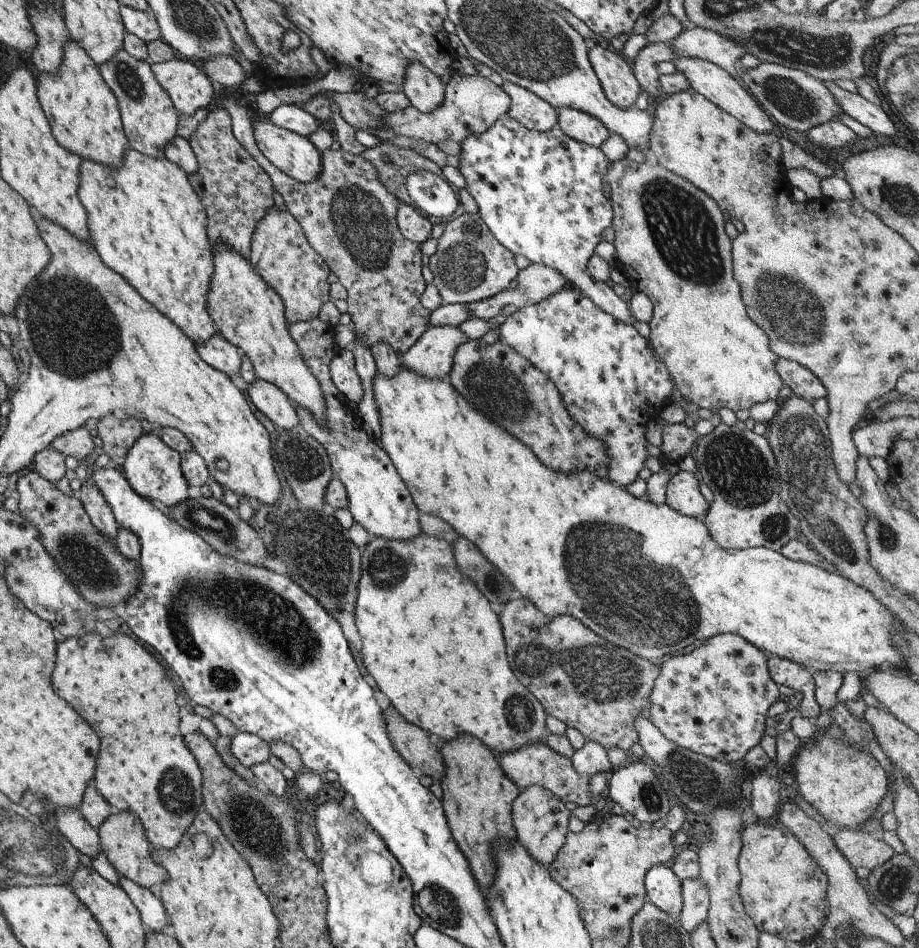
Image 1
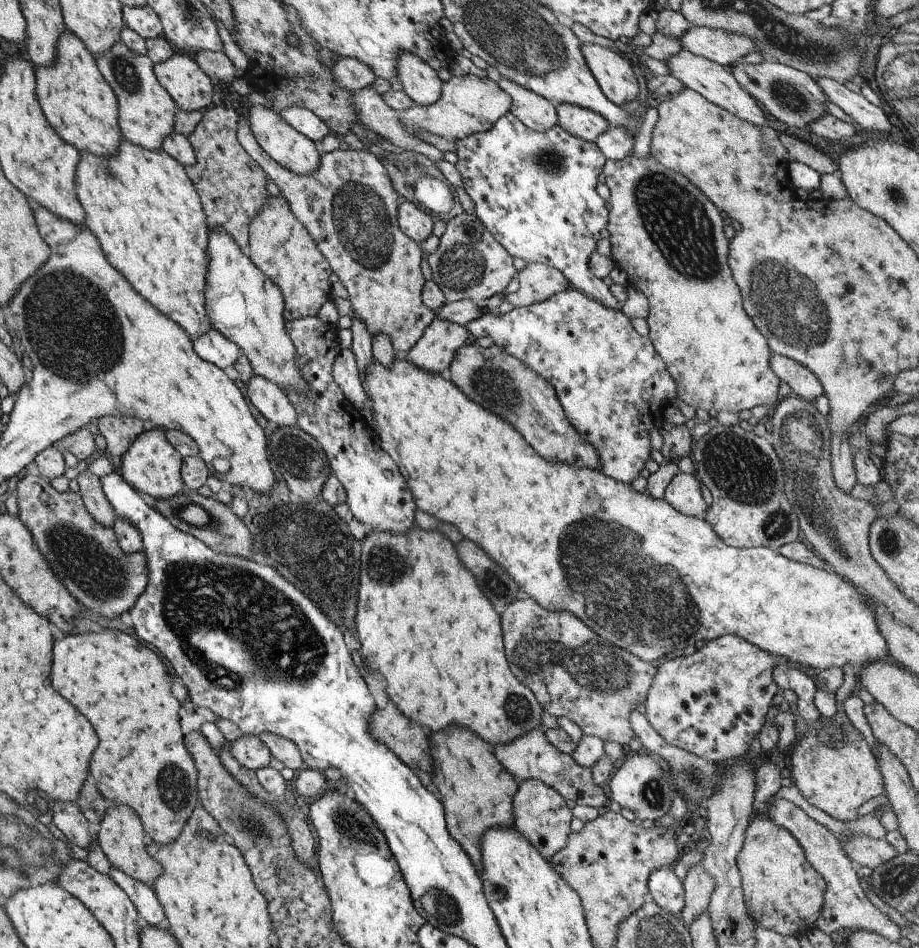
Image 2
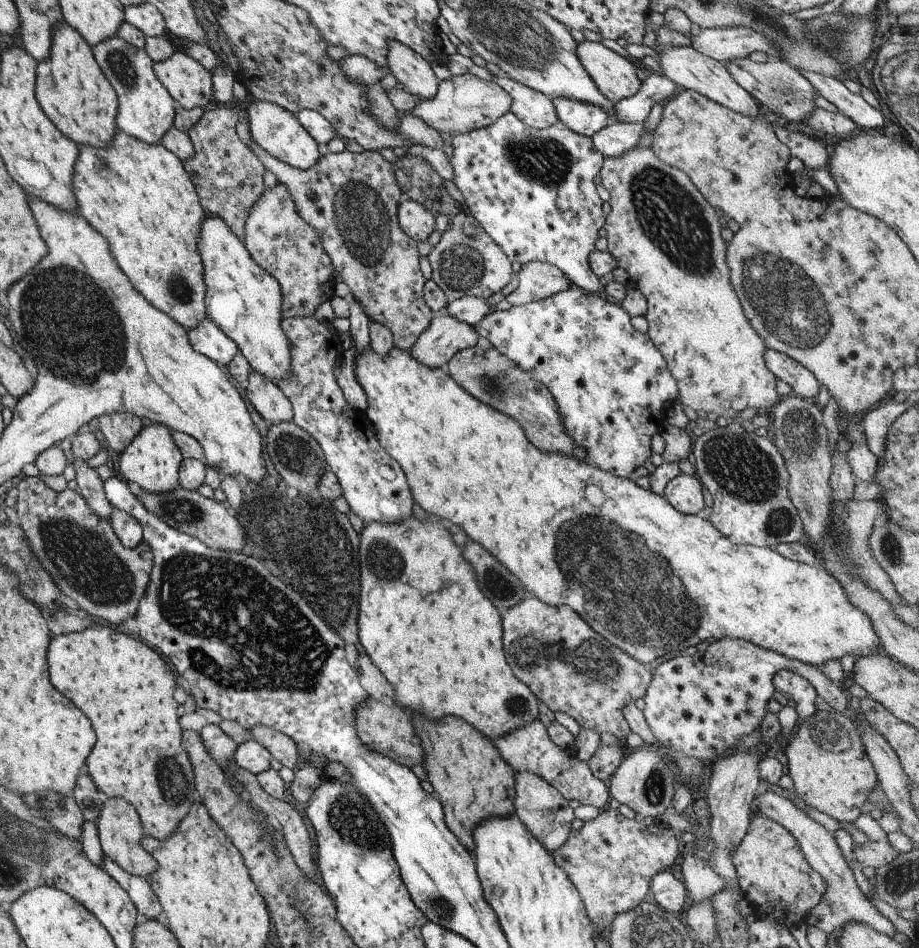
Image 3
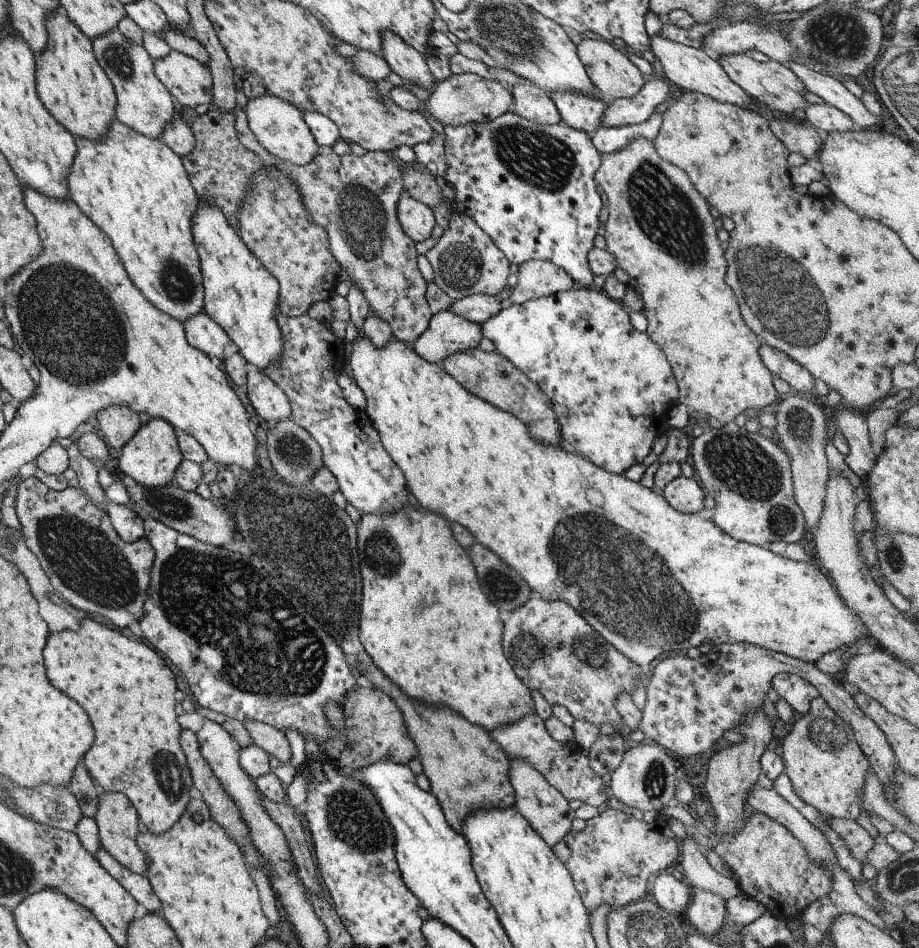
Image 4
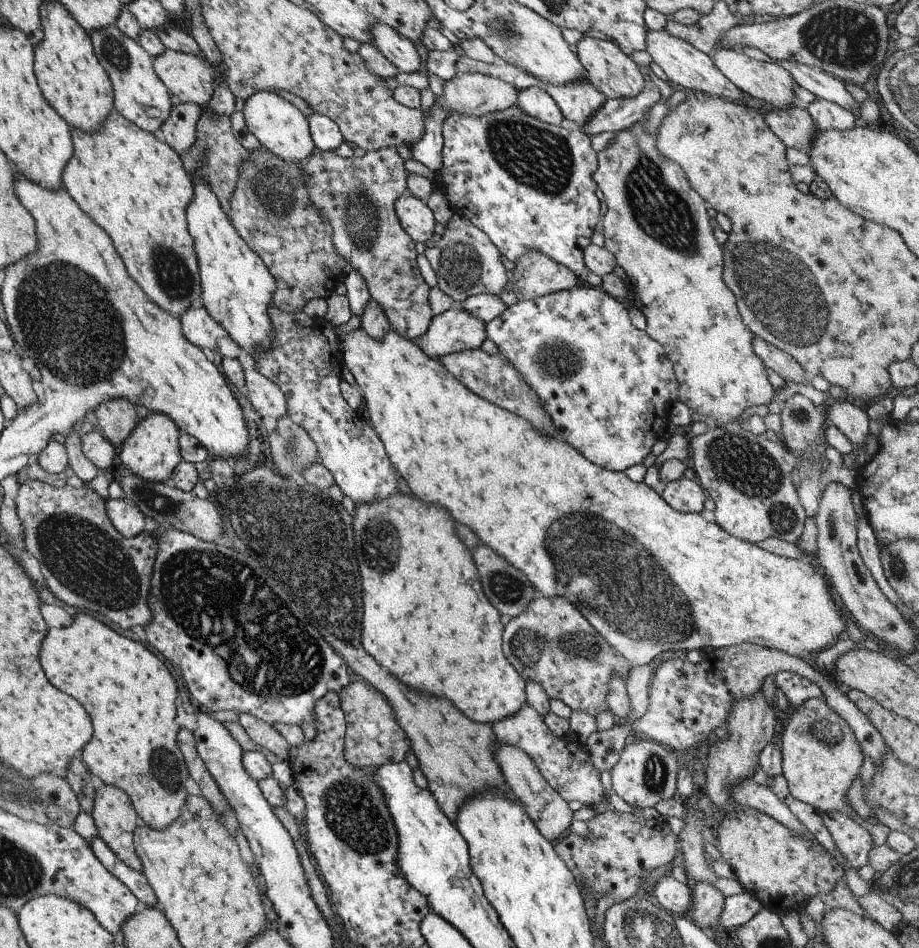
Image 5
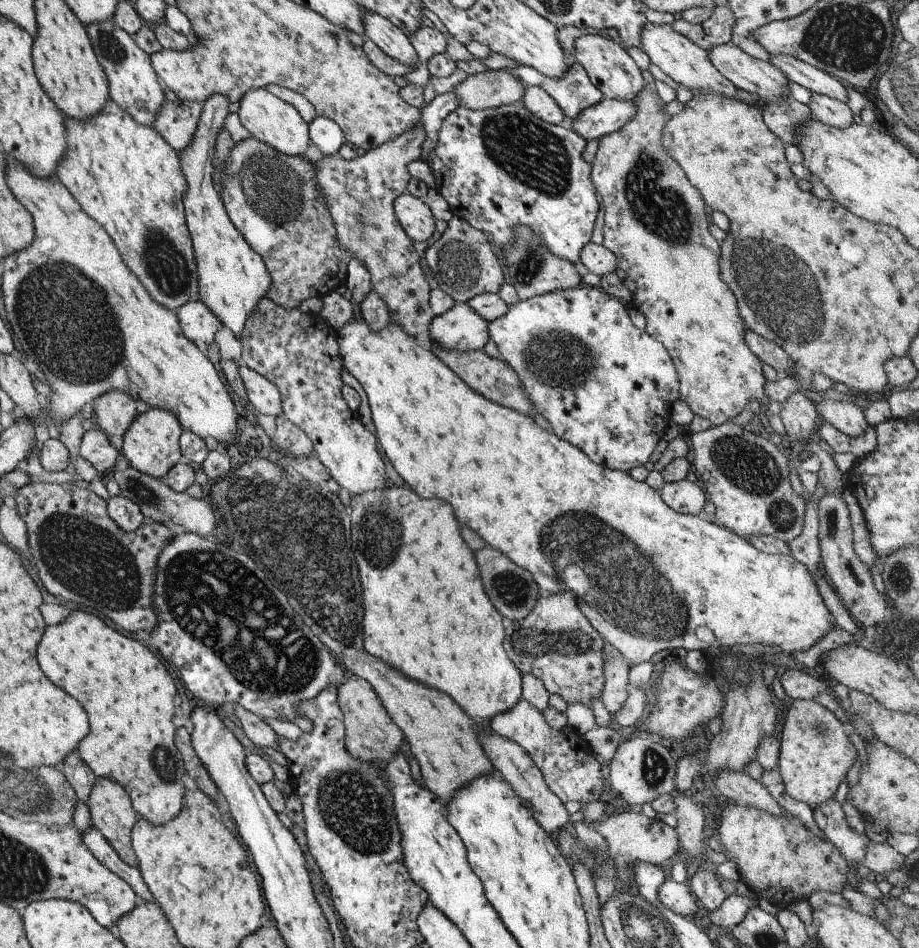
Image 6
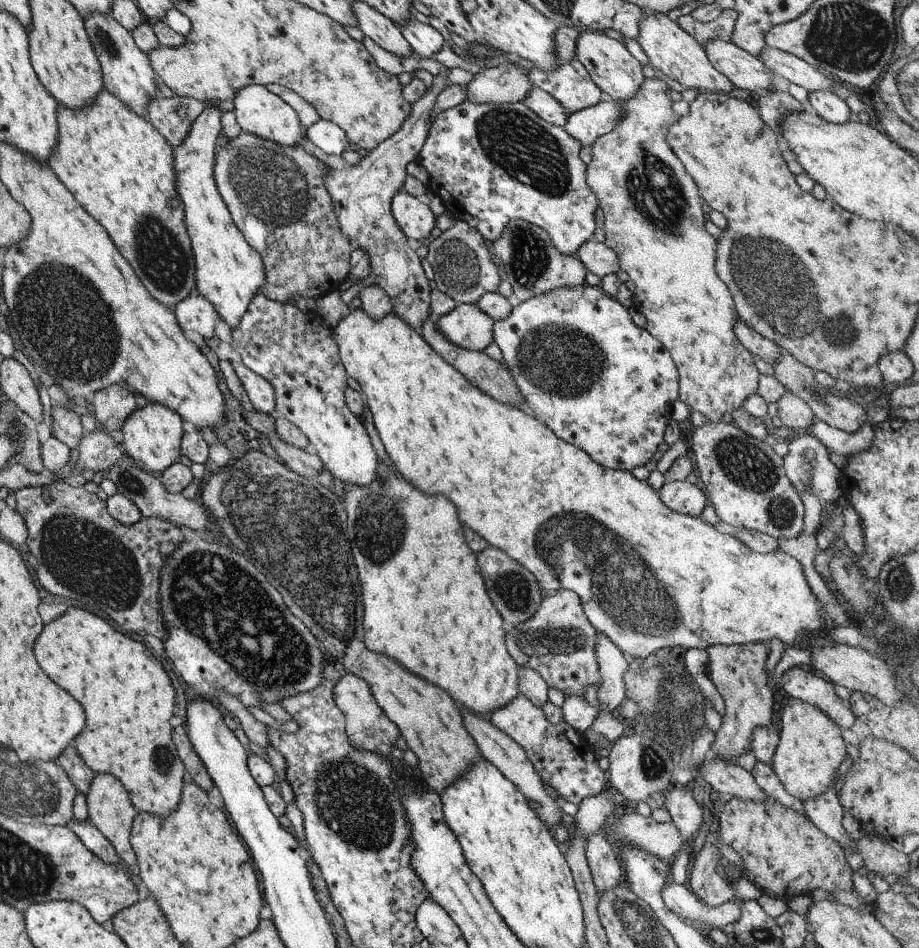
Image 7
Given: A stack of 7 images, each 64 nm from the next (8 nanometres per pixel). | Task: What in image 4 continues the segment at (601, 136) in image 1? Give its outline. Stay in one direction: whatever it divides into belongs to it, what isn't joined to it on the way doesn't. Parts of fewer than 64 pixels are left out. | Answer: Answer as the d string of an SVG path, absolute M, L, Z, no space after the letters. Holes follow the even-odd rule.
M547 92L559 116L569 128L589 135L601 127L601 116L606 104L599 96L585 96L577 92Z

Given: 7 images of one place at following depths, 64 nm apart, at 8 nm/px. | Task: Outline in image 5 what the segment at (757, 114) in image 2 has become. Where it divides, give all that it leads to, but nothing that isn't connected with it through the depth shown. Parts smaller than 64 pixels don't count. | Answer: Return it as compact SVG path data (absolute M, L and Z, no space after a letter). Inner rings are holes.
M663 28L659 30L647 29L647 34L645 34L645 52L665 73L668 83L673 88L699 91L731 102L738 102L743 96L743 93L715 68L711 55L706 55L704 52L697 50L697 48L693 48L691 44L681 40L681 38L669 36Z

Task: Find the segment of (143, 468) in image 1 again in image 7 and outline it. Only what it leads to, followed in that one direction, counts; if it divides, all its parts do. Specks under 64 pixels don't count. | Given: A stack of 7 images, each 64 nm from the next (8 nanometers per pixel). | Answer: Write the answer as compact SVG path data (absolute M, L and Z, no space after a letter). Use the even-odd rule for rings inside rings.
M147 402L139 409L133 410L121 424L123 450L134 462L139 462L145 470L159 475L165 468L178 462L180 440L183 434L183 420L171 408L155 402Z

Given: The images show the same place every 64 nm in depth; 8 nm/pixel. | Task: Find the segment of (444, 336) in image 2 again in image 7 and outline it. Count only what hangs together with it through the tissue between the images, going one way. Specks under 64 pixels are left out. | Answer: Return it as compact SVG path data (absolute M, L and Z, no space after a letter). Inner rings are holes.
M456 303L451 312L436 319L435 328L465 350L484 350L493 340L493 320L474 303Z

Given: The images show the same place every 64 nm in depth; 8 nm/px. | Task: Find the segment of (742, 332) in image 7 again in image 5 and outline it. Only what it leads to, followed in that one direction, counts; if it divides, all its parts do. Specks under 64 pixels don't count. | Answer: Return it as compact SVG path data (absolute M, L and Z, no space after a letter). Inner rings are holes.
M757 336L751 340L753 352L761 359L763 366L776 372L784 382L795 382L795 384L804 384L803 369L795 360L781 349L767 344Z

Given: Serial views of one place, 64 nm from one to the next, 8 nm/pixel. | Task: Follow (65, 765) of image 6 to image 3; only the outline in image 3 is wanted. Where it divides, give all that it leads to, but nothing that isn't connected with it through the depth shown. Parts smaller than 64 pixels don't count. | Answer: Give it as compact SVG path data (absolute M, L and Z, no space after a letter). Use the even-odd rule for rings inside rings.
M86 770L79 772L79 776L75 780L75 786L70 794L75 798L84 820L95 823L97 816L99 816L99 810L101 810L101 806L107 800L107 797L105 798L99 792Z

